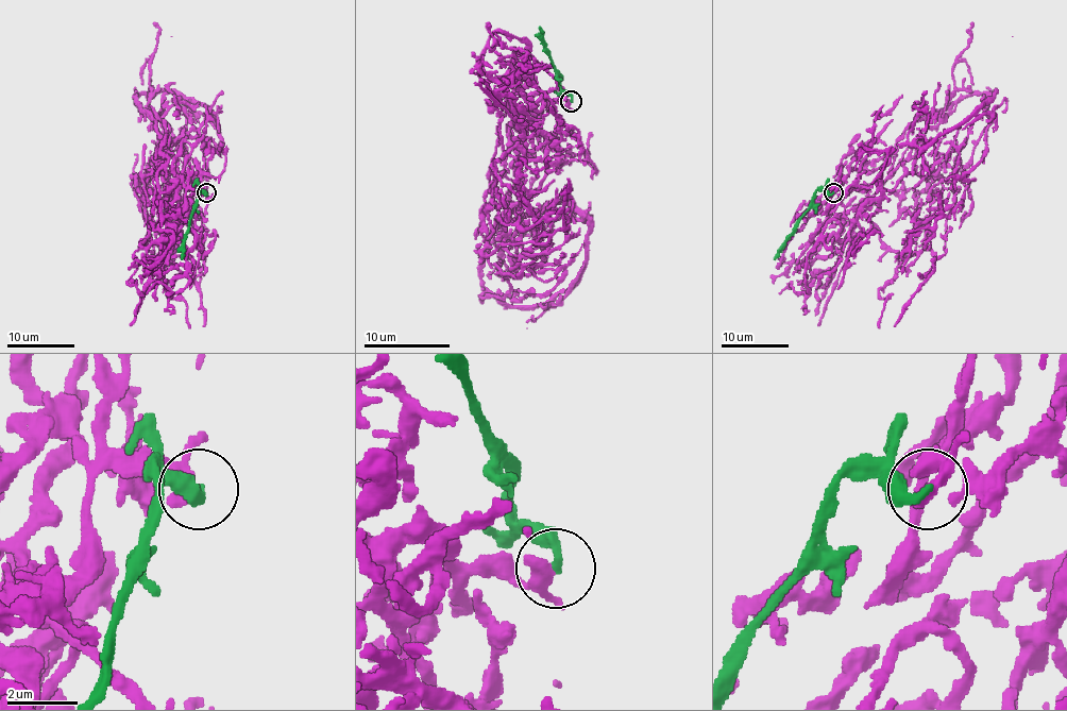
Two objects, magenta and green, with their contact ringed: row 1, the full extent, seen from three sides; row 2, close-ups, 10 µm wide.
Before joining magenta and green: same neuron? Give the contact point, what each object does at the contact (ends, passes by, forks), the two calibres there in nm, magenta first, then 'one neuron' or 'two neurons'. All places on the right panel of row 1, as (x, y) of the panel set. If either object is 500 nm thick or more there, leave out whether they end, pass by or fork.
(833, 192) | magenta passes by | green ends | 320/280 nm | one neuron

